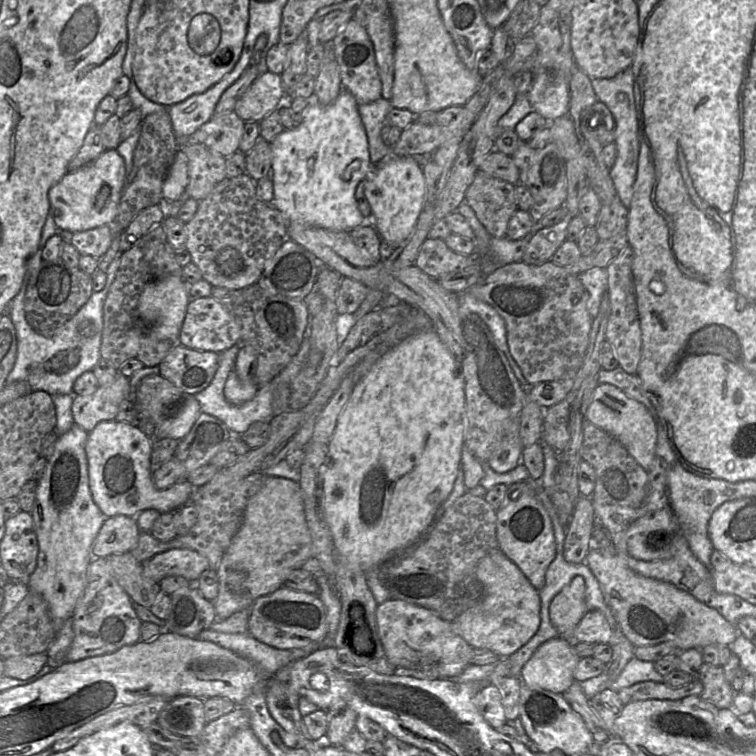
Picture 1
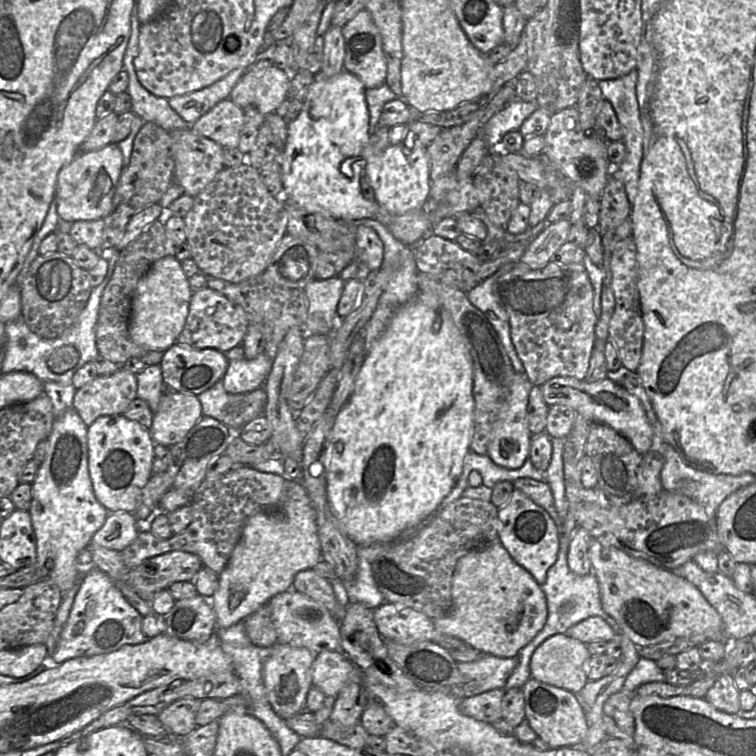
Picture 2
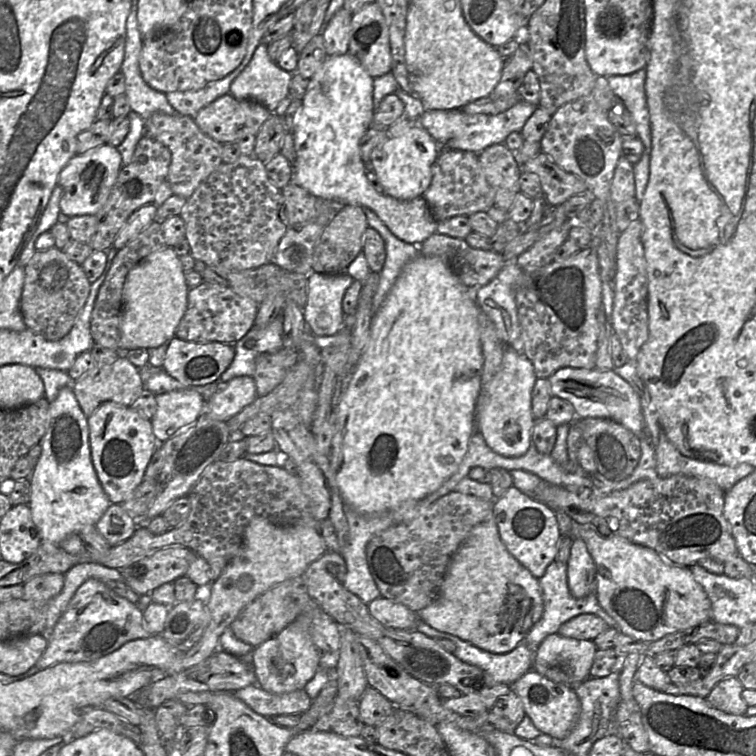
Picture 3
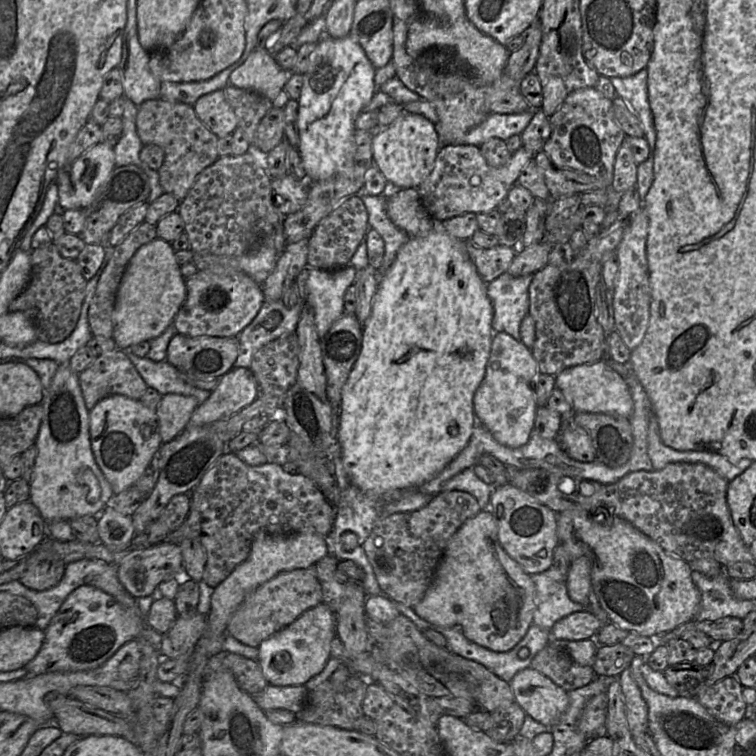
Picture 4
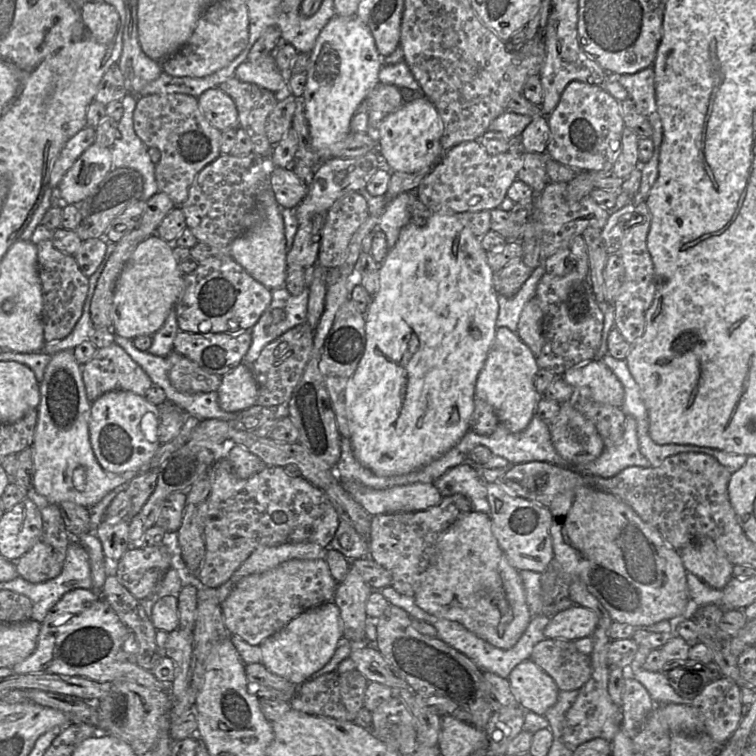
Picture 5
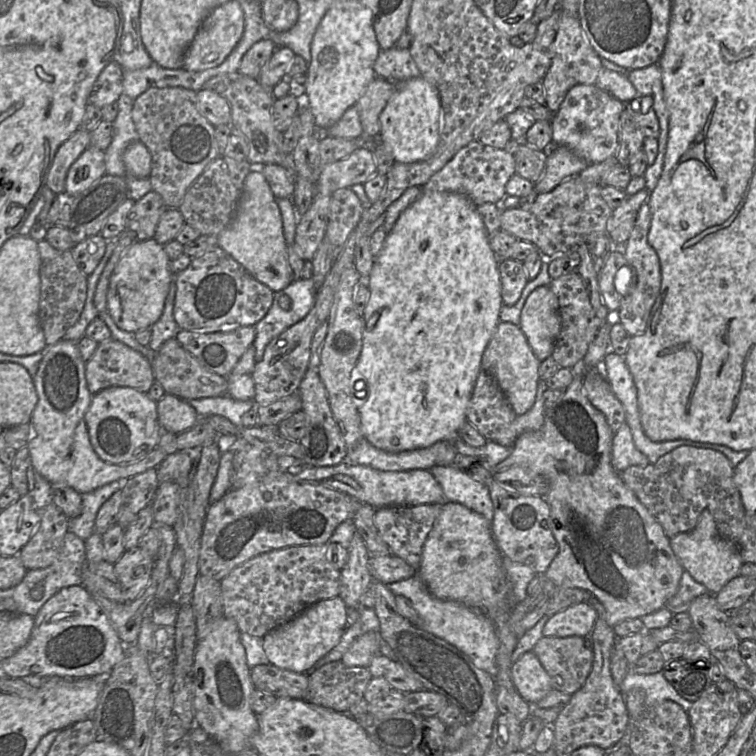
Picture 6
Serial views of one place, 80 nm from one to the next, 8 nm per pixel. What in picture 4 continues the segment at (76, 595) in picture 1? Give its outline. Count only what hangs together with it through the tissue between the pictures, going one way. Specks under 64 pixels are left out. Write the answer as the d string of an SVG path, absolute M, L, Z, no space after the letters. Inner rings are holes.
M60 364L51 384L44 390L43 417L35 442L37 456L30 486L30 501L36 506L46 523L70 520L80 516L98 516L111 501L114 493L108 480L97 465L90 442L89 410L79 384L79 376L69 364ZM82 469L90 469L100 487L99 499L88 502L91 490L88 485L78 483Z

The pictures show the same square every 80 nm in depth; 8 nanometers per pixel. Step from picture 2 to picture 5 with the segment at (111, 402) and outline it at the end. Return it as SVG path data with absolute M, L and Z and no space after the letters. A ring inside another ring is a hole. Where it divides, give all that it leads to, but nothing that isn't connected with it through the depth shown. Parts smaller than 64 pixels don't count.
M116 343L96 350L93 358L82 366L82 379L91 403L114 390L145 396L154 385L141 366Z

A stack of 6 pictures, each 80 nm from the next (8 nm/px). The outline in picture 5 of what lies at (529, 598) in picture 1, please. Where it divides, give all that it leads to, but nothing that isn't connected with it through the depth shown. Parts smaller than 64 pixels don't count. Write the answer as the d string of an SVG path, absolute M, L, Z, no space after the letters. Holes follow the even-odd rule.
M473 510L461 515L442 534L414 598L417 605L427 613L457 621L502 650L510 649L518 642L532 619L519 571L510 563L494 536L490 512Z

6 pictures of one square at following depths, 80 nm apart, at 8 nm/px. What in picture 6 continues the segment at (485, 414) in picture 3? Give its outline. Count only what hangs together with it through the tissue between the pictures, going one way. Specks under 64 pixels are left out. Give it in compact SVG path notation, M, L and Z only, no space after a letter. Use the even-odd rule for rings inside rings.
M499 321L482 355L481 369L496 380L512 410L519 416L528 412L535 403L540 363L520 327L510 322Z

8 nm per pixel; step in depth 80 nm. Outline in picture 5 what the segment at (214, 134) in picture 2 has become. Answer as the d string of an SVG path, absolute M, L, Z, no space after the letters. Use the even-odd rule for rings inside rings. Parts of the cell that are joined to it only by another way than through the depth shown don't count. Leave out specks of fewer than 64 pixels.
M218 87L210 88L197 99L204 117L220 132L239 127L235 103L224 91Z

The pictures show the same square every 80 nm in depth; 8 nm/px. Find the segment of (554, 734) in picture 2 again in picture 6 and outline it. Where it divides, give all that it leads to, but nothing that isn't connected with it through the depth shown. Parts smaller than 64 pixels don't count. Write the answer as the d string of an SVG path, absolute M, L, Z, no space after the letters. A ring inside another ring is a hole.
M533 651L525 652L512 663L511 678L516 691L530 705L535 705L552 689L551 678Z

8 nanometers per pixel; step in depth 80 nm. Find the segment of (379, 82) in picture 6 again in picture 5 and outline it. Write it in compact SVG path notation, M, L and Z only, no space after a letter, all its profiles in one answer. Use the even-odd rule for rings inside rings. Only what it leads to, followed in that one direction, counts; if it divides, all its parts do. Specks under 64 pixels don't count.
M378 83L365 101L368 104L369 132L375 134L381 121L402 104L401 89L394 85Z

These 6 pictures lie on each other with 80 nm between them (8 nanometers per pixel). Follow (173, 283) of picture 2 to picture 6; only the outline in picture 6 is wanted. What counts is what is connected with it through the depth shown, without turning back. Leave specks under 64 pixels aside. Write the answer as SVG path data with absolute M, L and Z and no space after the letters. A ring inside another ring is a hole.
M154 238L134 241L123 253L115 266L107 292L107 310L115 324L124 331L135 333L151 328L163 313L174 275L170 269L164 245Z

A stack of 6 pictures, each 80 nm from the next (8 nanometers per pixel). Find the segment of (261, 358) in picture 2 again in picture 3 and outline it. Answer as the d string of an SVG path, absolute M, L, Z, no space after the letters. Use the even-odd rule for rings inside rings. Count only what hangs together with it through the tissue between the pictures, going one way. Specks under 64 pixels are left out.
M283 312L265 328L252 326L249 332L237 341L234 360L220 376L227 383L237 376L251 376L255 373L255 359L264 352L275 353L283 347Z

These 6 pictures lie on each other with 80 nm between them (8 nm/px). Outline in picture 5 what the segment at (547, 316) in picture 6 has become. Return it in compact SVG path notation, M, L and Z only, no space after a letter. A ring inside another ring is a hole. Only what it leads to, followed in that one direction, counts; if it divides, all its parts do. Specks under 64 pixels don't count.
M536 297L529 300L524 306L517 331L520 339L538 357L545 343L543 335L543 312Z

